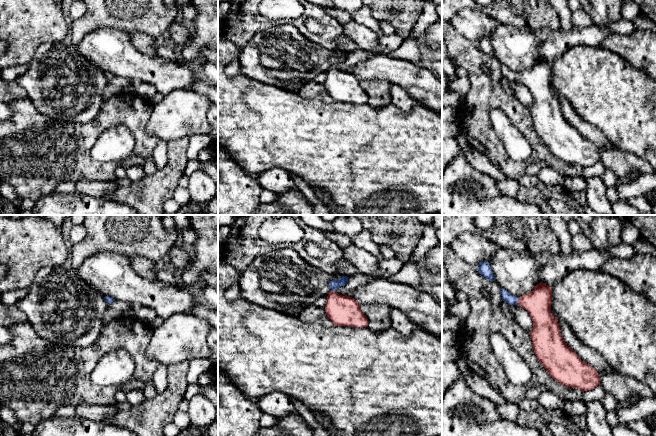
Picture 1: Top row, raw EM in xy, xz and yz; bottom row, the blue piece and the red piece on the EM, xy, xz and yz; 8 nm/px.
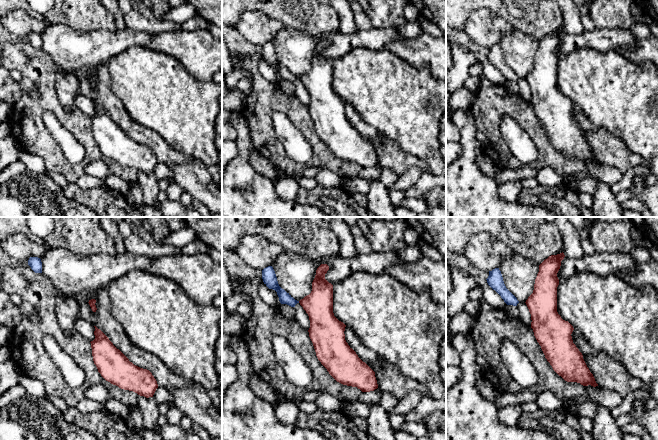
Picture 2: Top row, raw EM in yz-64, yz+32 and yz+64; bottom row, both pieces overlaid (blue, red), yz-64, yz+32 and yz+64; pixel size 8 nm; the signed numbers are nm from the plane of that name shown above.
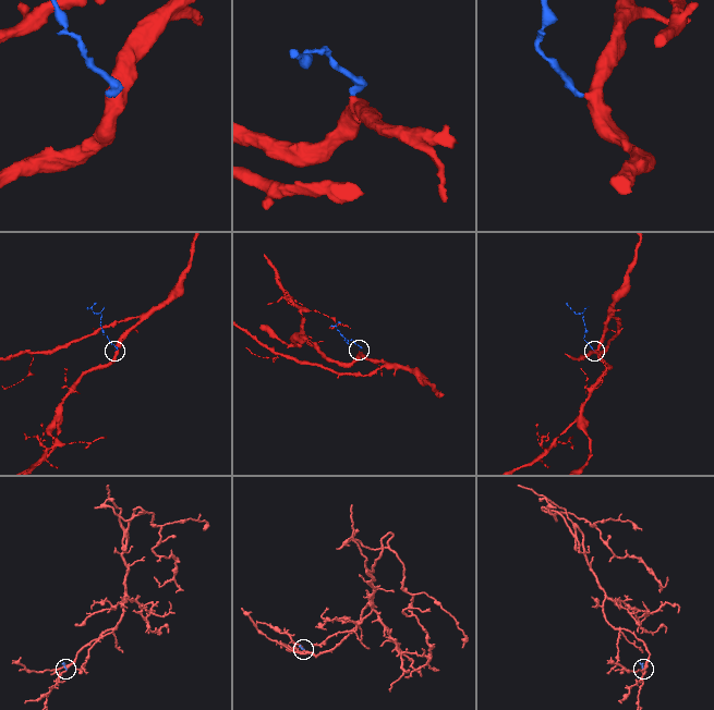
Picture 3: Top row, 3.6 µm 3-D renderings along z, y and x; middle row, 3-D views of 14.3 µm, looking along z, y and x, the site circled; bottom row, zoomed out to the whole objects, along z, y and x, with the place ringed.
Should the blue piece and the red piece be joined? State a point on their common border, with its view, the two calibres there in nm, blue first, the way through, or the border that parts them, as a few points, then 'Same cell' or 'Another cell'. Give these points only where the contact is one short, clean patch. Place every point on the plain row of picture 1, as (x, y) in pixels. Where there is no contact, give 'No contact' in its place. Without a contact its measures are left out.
Touches blue at yz (517, 77). Thickness 80 nm (blue) against 200 nm. Path across: yz (507, 73), (517, 77), (537, 78). Same cell

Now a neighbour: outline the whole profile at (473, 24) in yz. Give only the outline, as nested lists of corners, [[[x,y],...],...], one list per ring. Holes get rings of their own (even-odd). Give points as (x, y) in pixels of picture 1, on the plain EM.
[[[465,8],[449,22],[460,34],[478,43],[481,38],[489,38],[501,23],[482,10]]]

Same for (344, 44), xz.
[[[344,33],[336,38],[336,43],[337,43],[337,50],[341,52],[350,53],[359,49],[359,47]]]

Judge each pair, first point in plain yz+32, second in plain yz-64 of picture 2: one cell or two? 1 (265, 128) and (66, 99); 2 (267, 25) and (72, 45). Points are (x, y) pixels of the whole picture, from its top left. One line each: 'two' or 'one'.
1: two
2: two

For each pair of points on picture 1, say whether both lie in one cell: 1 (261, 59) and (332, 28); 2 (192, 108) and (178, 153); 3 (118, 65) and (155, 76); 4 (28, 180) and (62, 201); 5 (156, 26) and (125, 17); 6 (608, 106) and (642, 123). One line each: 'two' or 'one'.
1: two
2: two
3: one
4: two
5: one
6: one

